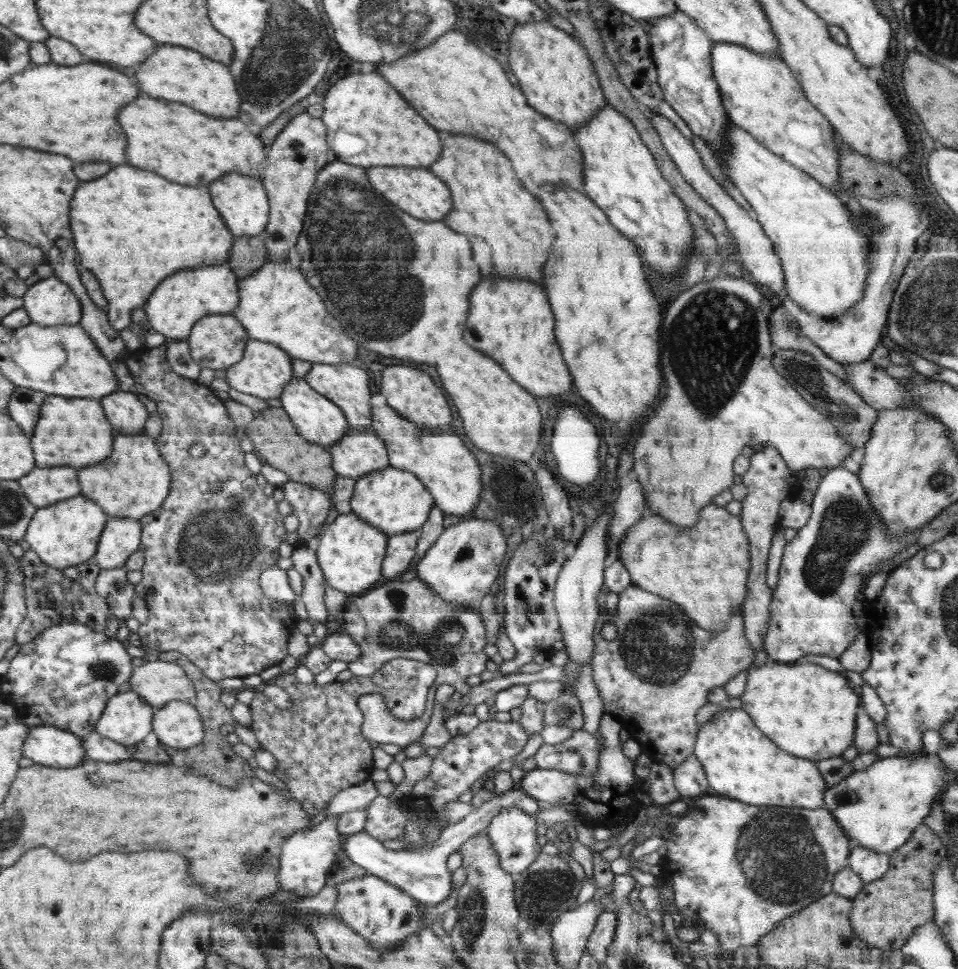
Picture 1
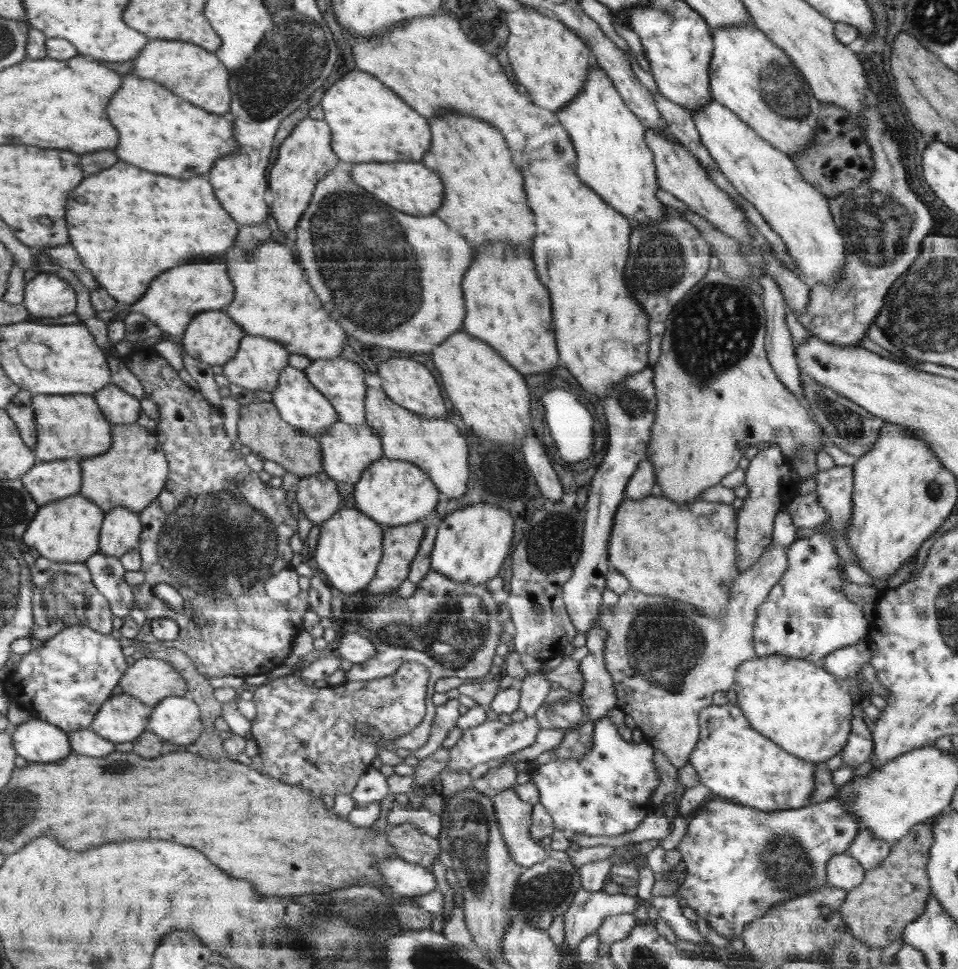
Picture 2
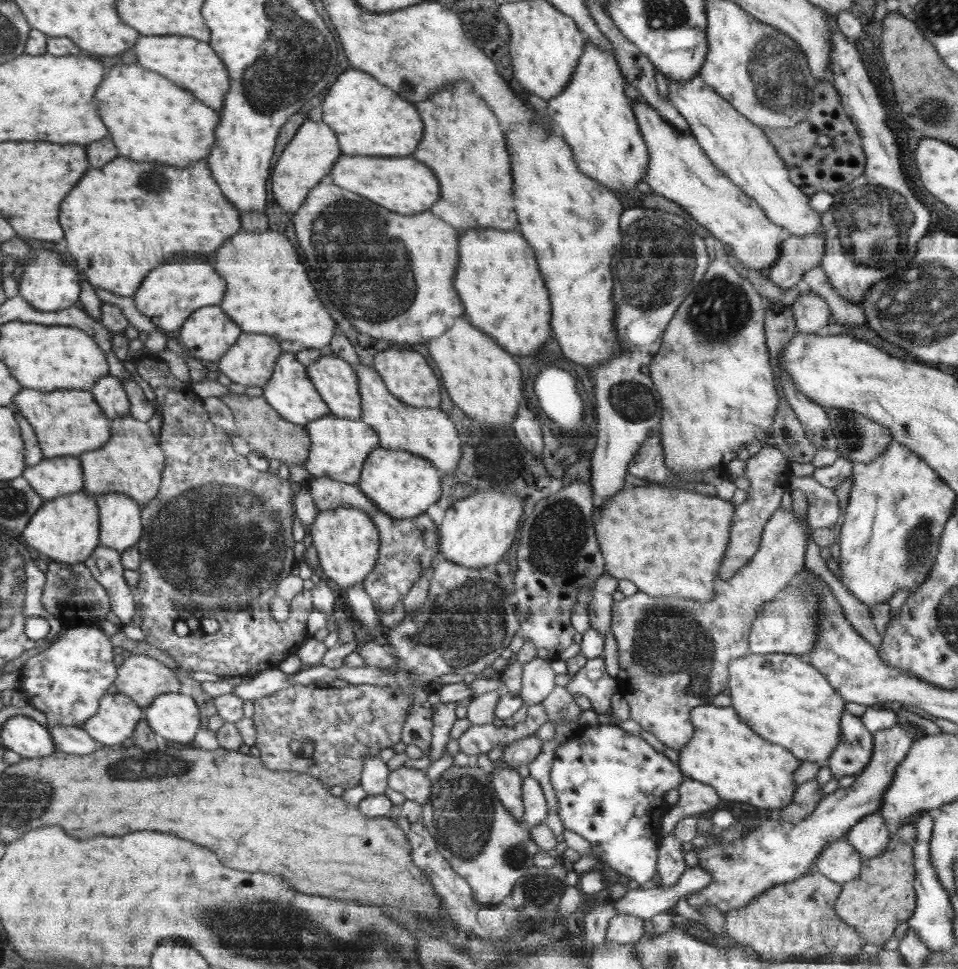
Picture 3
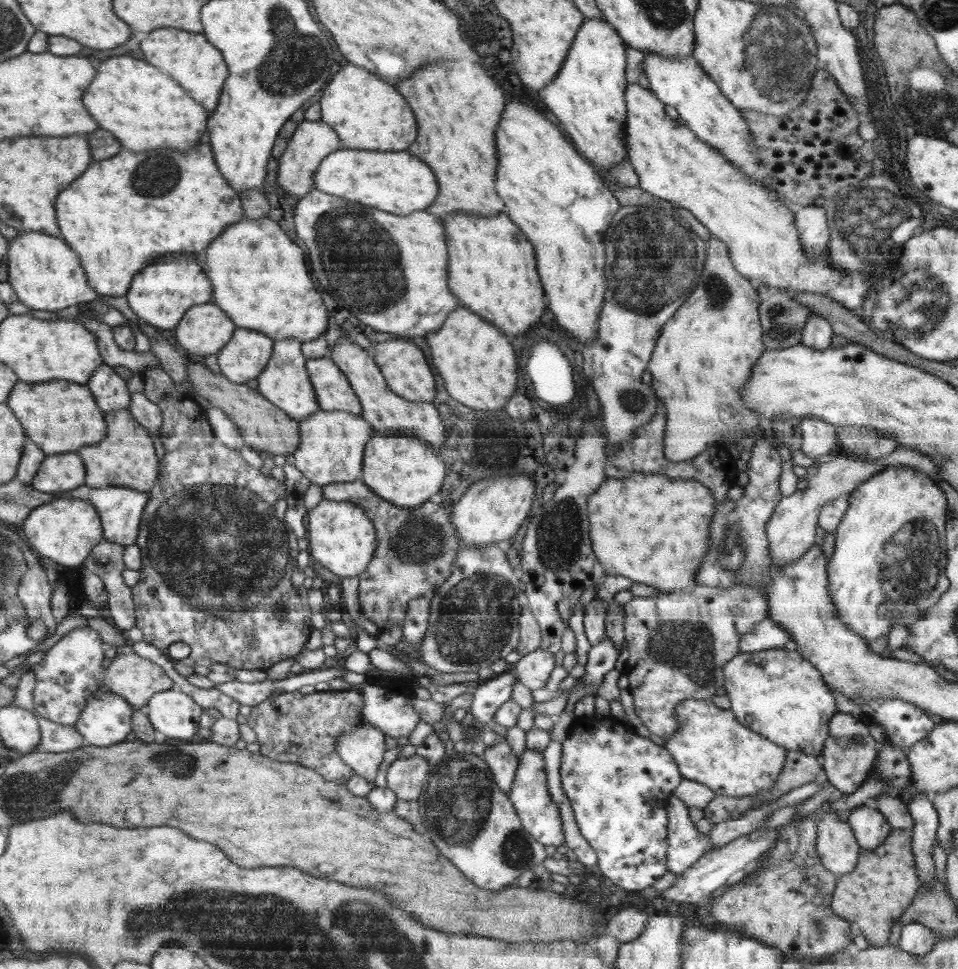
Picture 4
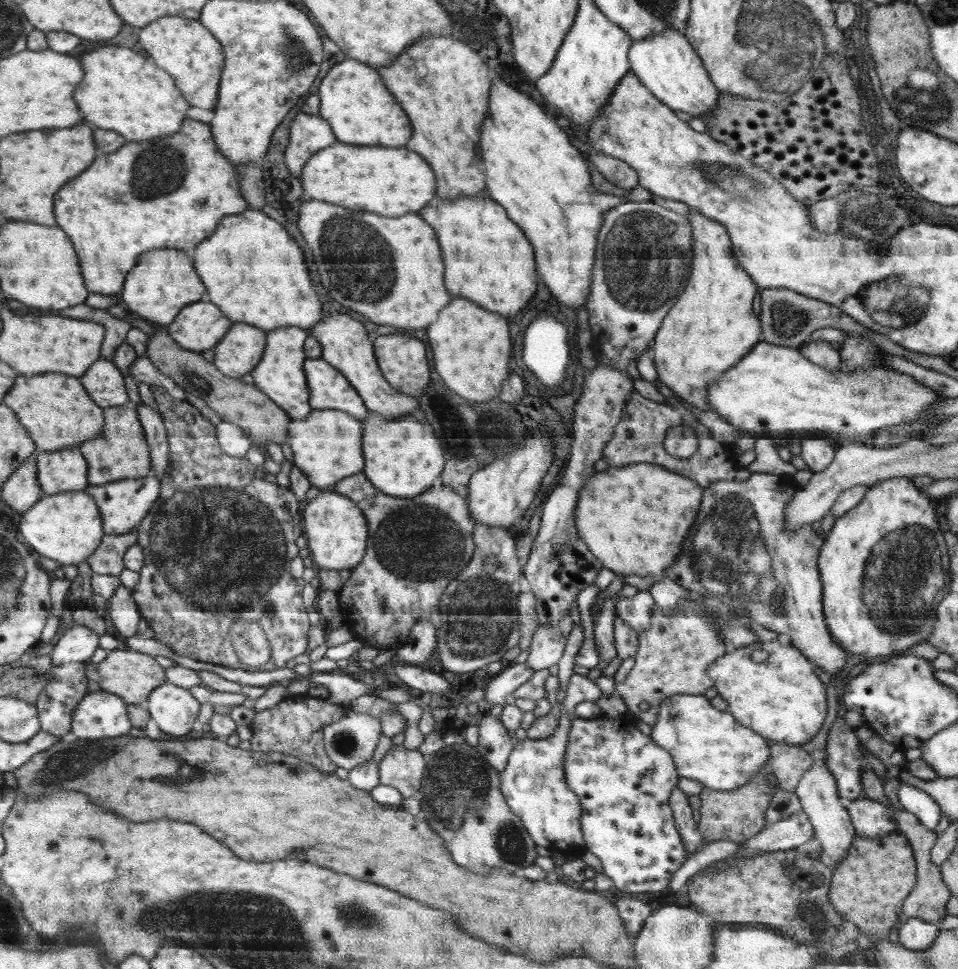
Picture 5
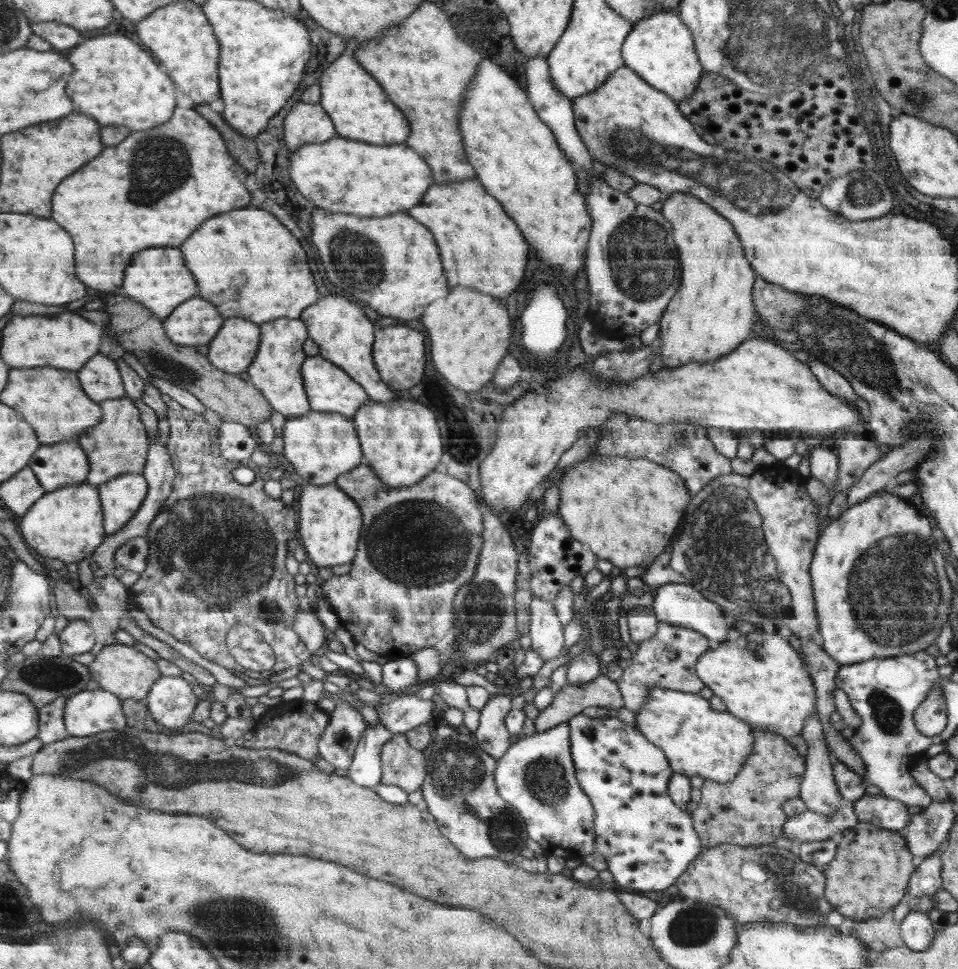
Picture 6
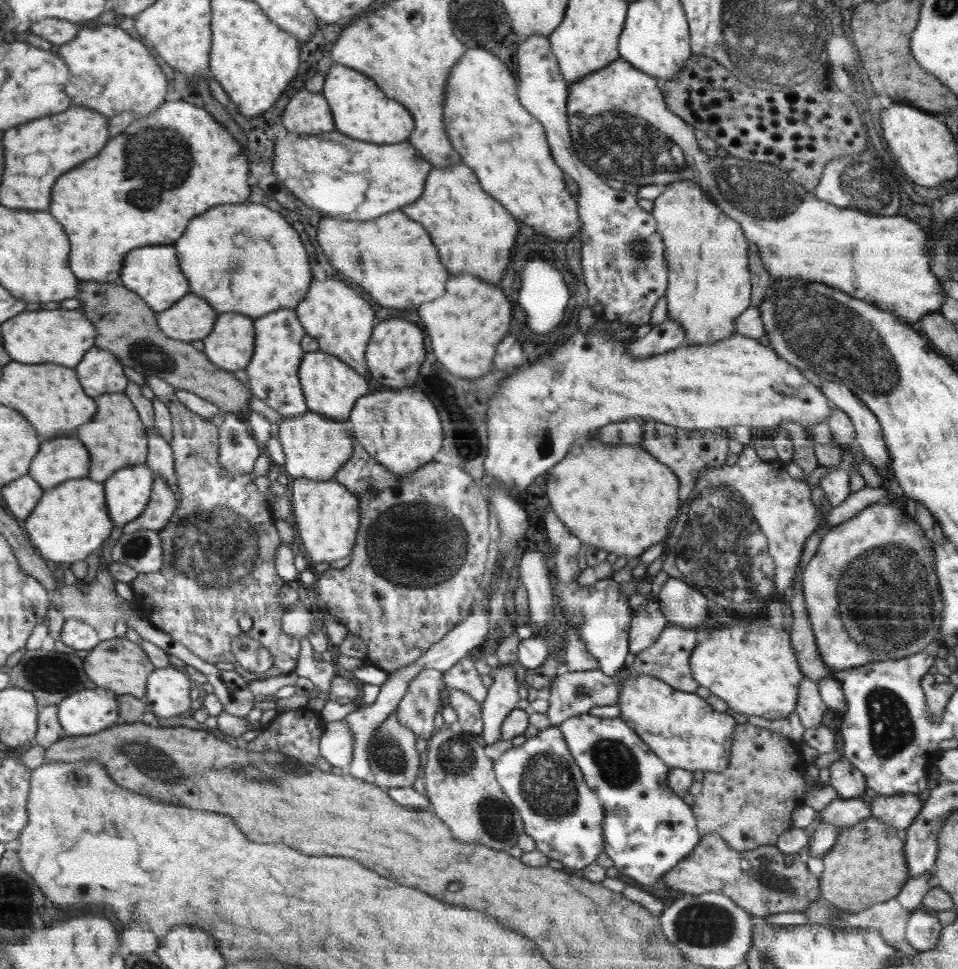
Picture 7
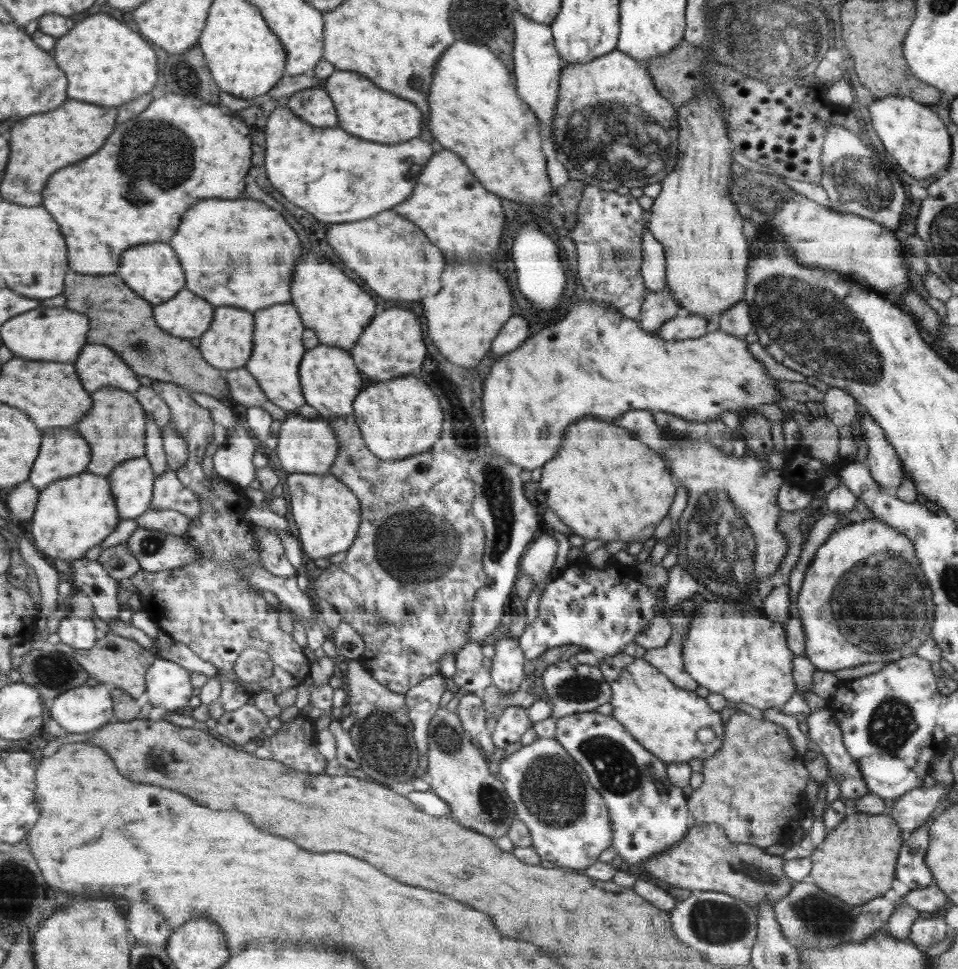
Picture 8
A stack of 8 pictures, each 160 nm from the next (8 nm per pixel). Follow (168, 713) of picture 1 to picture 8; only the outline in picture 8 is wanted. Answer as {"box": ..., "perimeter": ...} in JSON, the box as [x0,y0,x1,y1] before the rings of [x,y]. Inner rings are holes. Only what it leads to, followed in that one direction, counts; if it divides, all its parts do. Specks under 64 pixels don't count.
{"box":[147,656,192,711],"perimeter":[[[157,656],[147,670],[148,702],[176,711],[184,708],[192,696],[190,672],[179,664]]]}

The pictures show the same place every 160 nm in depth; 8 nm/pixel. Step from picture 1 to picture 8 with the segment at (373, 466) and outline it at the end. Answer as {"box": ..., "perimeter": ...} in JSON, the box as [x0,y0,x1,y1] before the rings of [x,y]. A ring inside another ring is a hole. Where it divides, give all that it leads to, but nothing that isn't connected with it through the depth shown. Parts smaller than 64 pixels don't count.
{"box":[276,416,339,474],"perimeter":[[[294,416],[286,418],[279,426],[276,435],[278,462],[289,474],[327,474],[339,454],[339,441],[330,422],[323,418],[306,418]]]}

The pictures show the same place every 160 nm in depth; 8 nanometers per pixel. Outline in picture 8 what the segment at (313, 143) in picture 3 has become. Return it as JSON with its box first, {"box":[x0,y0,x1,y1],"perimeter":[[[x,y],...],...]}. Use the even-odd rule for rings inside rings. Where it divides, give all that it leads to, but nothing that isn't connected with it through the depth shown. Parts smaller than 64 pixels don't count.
{"box":[285,86,338,129],"perimeter":[[[322,86],[294,93],[285,102],[296,115],[312,126],[321,129],[338,127],[337,110],[331,95]]]}

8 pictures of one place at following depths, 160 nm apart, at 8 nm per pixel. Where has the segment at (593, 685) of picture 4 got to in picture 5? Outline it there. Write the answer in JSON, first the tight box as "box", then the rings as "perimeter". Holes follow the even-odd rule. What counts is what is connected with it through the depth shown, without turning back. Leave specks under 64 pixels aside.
{"box":[594,592,624,662],"perimeter":[[[619,592],[607,598],[594,622],[595,649],[602,662],[610,662],[617,656],[616,647],[614,647],[613,622],[616,618],[614,607],[620,597],[624,596]]]}

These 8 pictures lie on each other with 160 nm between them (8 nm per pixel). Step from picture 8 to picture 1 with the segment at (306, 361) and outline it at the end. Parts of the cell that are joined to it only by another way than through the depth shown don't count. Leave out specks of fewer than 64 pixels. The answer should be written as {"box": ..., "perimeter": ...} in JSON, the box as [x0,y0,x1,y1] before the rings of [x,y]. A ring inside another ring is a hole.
{"box":[305,363,370,428],"perimeter":[[[313,363],[308,374],[305,376],[306,381],[320,394],[325,395],[332,403],[342,408],[343,413],[347,417],[347,421],[351,427],[368,428],[370,426],[370,388],[368,388],[368,374],[362,370],[362,368],[356,368],[354,363],[346,364],[324,364],[324,363]]]}

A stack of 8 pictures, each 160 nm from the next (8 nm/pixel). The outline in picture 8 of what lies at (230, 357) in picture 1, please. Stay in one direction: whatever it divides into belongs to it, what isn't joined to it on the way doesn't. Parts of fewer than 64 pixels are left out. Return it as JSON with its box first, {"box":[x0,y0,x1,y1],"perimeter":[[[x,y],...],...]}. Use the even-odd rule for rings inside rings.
{"box":[154,288,215,340],"perimeter":[[[186,288],[175,298],[154,306],[155,322],[175,337],[190,340],[206,334],[214,320],[215,307]]]}

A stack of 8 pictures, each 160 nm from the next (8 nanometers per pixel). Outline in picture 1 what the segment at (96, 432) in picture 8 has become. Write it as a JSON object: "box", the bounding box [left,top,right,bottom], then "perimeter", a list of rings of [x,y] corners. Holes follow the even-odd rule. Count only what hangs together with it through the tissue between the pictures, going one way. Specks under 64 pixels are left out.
{"box":[80,434,171,520],"perimeter":[[[144,434],[116,435],[116,454],[108,462],[100,462],[92,468],[80,470],[80,486],[84,486],[84,496],[100,502],[100,506],[113,518],[134,518],[140,520],[154,513],[162,506],[171,489],[169,466],[158,452],[155,439]]]}

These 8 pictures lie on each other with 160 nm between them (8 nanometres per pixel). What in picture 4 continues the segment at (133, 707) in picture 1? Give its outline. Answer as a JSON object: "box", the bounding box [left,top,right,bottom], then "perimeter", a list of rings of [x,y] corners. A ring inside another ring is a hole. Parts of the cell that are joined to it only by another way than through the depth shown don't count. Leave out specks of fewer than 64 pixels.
{"box":[75,693,132,747],"perimeter":[[[100,693],[80,714],[80,720],[75,724],[87,745],[108,747],[119,745],[130,732],[132,708],[123,695]]]}

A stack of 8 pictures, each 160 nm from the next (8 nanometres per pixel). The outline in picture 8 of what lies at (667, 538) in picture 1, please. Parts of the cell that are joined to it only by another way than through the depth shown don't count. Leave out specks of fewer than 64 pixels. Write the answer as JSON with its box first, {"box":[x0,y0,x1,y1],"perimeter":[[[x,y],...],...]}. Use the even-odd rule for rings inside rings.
{"box":[538,417,678,544],"perimeter":[[[586,417],[580,419],[580,421],[575,422],[570,428],[566,430],[566,436],[563,437],[562,448],[559,450],[560,454],[556,454],[555,458],[552,458],[552,462],[548,461],[546,465],[541,467],[538,474],[540,482],[540,490],[546,496],[546,504],[550,507],[554,514],[566,526],[571,528],[573,534],[582,536],[586,540],[603,540],[606,544],[610,542],[642,542],[644,543],[648,538],[652,538],[656,526],[662,522],[662,518],[666,514],[670,513],[671,505],[674,504],[675,497],[678,496],[678,485],[674,481],[674,475],[671,473],[670,469],[666,464],[666,460],[656,454],[655,451],[647,445],[647,443],[640,442],[633,432],[622,427],[616,426],[615,423],[608,422],[607,420],[596,419],[594,417]]]}

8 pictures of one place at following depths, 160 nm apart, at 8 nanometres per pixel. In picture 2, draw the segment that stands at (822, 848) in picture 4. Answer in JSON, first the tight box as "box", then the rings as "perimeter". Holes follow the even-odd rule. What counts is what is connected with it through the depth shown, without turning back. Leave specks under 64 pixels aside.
{"box":[827,851,864,892],"perimeter":[[[847,851],[832,857],[827,864],[827,884],[847,892],[862,883],[864,874],[862,865]]]}

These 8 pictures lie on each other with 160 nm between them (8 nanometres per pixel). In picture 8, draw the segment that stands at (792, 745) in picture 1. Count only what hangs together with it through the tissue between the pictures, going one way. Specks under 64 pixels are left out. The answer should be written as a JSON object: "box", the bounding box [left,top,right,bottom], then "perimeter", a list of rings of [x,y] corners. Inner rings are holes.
{"box":[683,598,794,710],"perimeter":[[[730,598],[706,601],[697,608],[689,631],[683,639],[683,661],[688,674],[709,692],[721,694],[730,702],[744,702],[760,710],[782,708],[794,694],[792,680],[792,651],[788,648],[785,623],[769,619],[748,603],[741,604]]]}

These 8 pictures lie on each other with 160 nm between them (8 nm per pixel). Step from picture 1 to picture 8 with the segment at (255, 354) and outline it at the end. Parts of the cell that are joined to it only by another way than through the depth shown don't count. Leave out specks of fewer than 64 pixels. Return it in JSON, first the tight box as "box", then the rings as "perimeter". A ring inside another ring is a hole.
{"box":[199,307,255,372],"perimeter":[[[238,307],[215,308],[214,320],[206,334],[200,337],[199,350],[203,358],[224,372],[244,367],[252,354],[252,332],[254,332],[255,318],[250,311],[244,311]]]}

